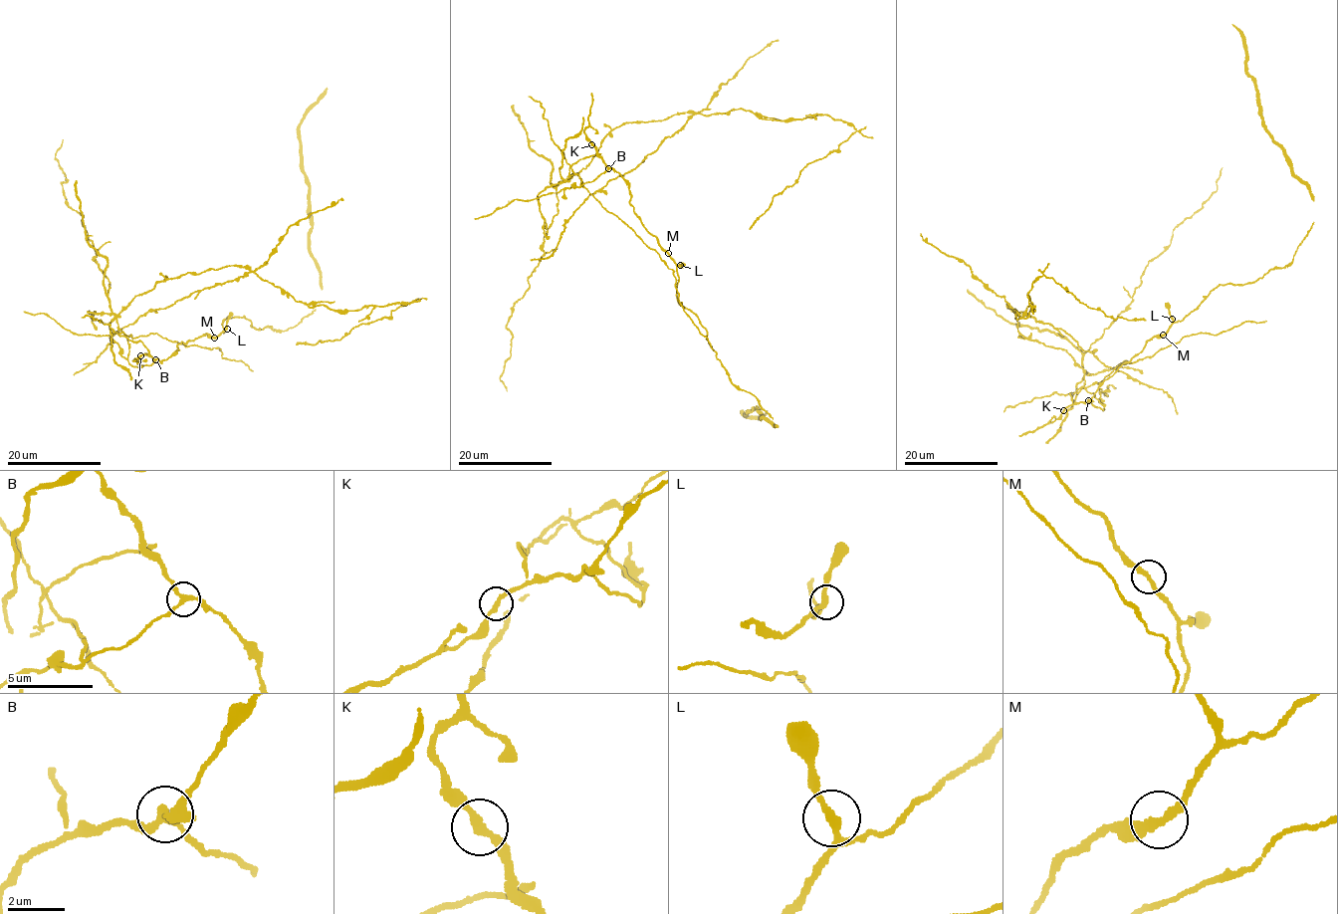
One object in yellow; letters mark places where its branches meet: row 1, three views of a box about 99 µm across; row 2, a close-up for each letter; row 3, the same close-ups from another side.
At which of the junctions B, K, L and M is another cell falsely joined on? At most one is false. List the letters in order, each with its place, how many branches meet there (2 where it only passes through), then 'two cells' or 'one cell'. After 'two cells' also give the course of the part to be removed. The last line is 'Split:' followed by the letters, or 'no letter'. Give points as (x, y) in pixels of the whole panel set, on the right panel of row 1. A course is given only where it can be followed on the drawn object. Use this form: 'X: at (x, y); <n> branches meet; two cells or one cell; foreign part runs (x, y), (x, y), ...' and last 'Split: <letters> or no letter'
B: at (1088, 400); 3 branches meet; two cells; foreign part runs (1088, 400), (1104, 408), (1066, 350), (1023, 337), (1008, 305), (1027, 317), (1043, 275), (1105, 316), (1146, 320)
K: at (1063, 410); 2 branches meet; one cell
L: at (1172, 319); 3 branches meet; one cell
M: at (1163, 335); 2 branches meet; one cell
Split: B

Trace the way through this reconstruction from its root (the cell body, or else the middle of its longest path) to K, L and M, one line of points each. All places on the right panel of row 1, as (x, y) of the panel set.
K: (1077, 402), (1063, 410)
L: (1077, 402), (1089, 399), (1104, 380), (1140, 352), (1148, 341), (1163, 335), (1172, 319)
M: (1077, 402), (1089, 399), (1104, 380), (1140, 352), (1148, 341), (1163, 335)

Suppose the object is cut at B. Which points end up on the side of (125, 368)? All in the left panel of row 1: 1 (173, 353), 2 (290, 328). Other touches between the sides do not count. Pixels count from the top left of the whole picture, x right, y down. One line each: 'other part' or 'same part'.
1: other part
2: other part

